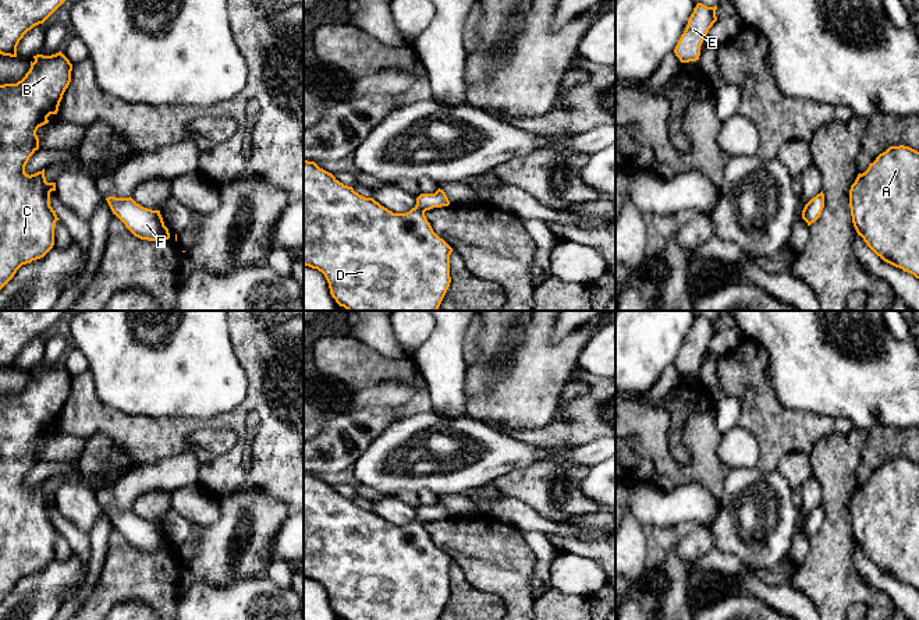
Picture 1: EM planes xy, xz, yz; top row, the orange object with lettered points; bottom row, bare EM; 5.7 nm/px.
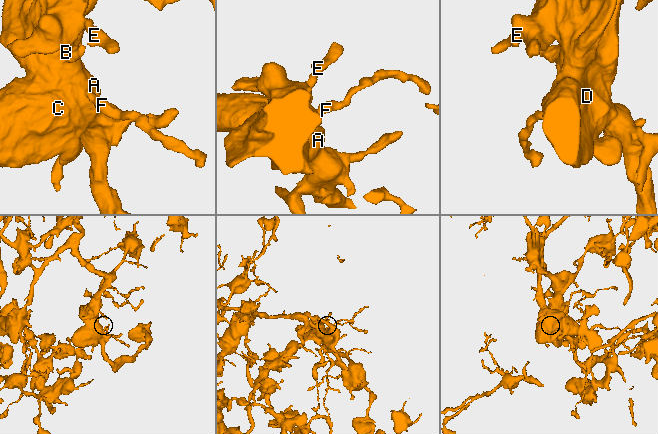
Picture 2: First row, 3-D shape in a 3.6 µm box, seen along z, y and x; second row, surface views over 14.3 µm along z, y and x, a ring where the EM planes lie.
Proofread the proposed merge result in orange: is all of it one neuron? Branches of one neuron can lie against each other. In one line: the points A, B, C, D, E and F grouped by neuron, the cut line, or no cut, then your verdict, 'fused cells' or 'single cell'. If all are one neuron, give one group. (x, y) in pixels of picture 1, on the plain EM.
A B C D E F | no cut | single cell

